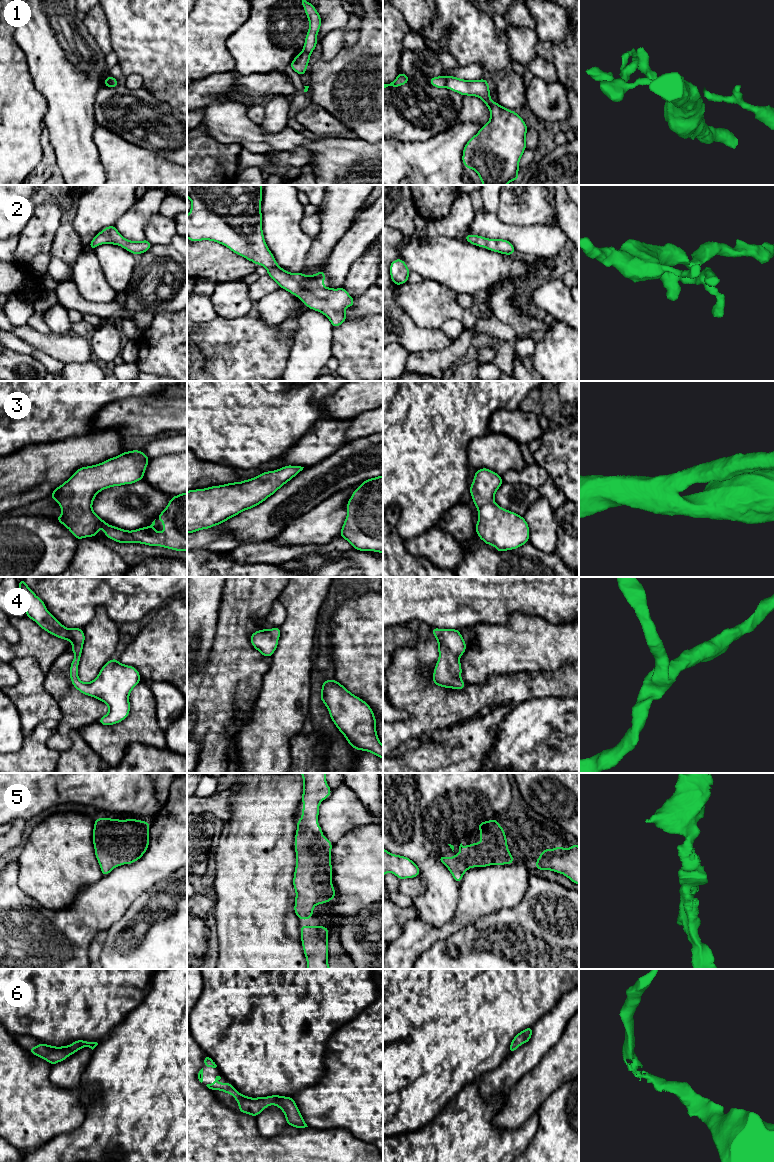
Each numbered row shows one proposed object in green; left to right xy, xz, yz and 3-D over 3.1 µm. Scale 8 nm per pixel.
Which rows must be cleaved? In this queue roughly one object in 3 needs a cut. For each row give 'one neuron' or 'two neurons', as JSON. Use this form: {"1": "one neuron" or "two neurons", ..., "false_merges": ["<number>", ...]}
{"1": "two neurons", "2": "one neuron", "3": "one neuron", "4": "one neuron", "5": "one neuron", "6": "one neuron", "false_merges": ["1"]}

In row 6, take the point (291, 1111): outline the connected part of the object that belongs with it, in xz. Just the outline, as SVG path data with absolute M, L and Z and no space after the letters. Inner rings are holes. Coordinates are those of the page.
M216 1076L214 1082L206 1086L212 1091L220 1090L231 1094L233 1098L237 1100L240 1113L246 1113L256 1117L272 1104L278 1106L283 1111L288 1125L295 1128L308 1127L292 1097L271 1095L267 1097L251 1098L240 1094L229 1082L219 1084L217 1081L220 1079L220 1076Z

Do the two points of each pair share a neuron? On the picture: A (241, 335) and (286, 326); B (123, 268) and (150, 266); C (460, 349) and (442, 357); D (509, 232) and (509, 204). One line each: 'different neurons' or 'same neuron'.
A: different neurons
B: different neurons
C: same neuron
D: different neurons

